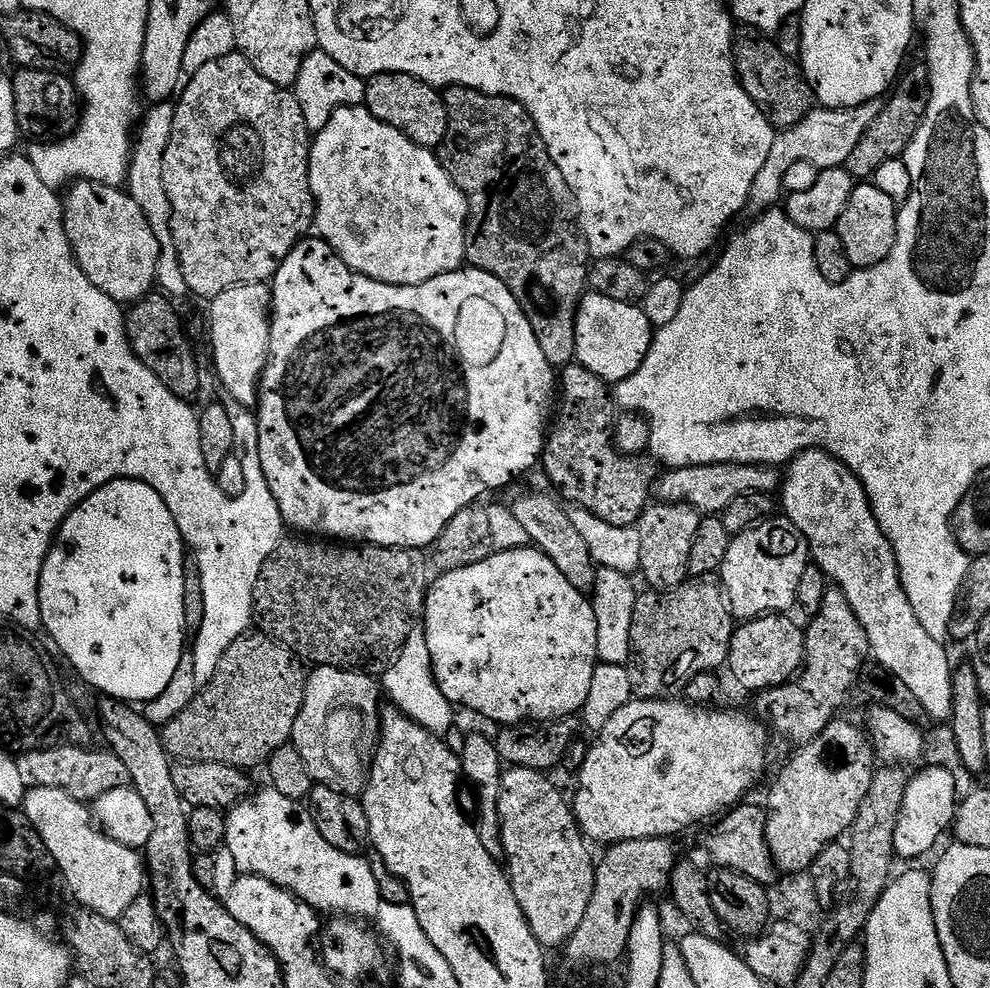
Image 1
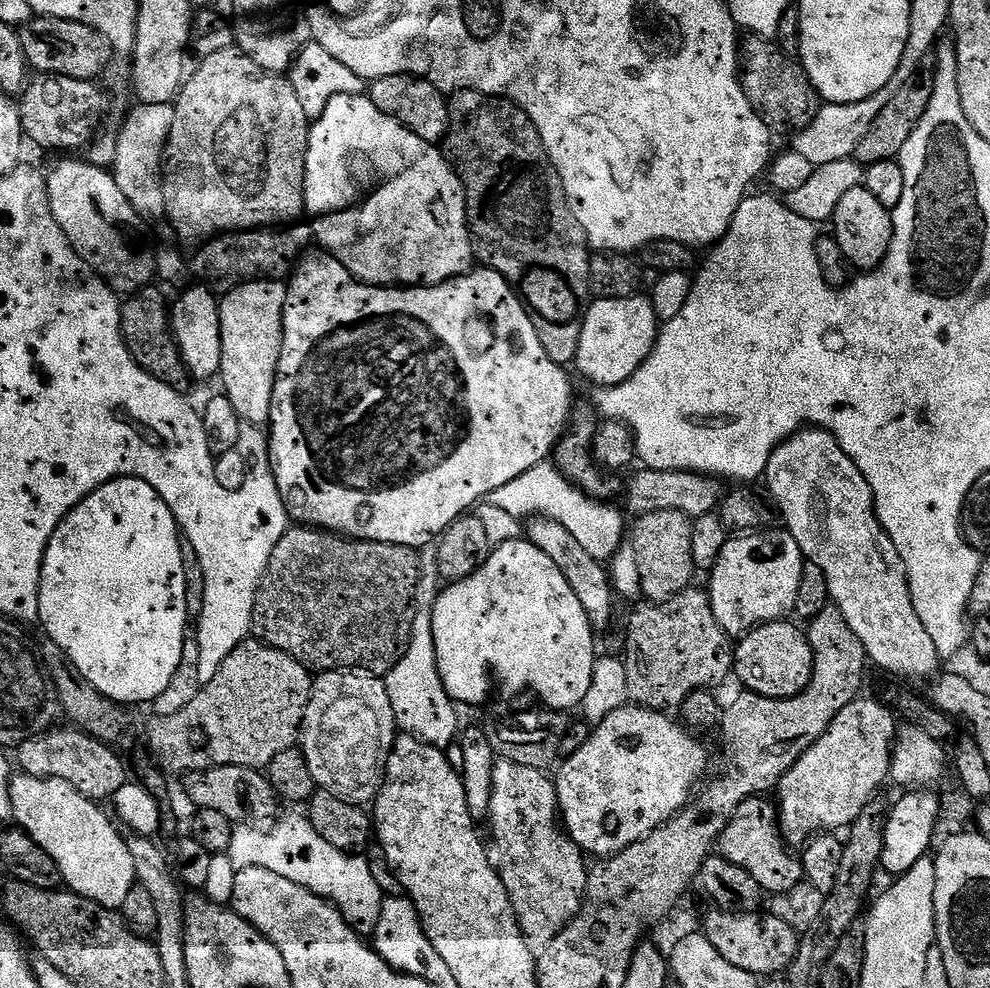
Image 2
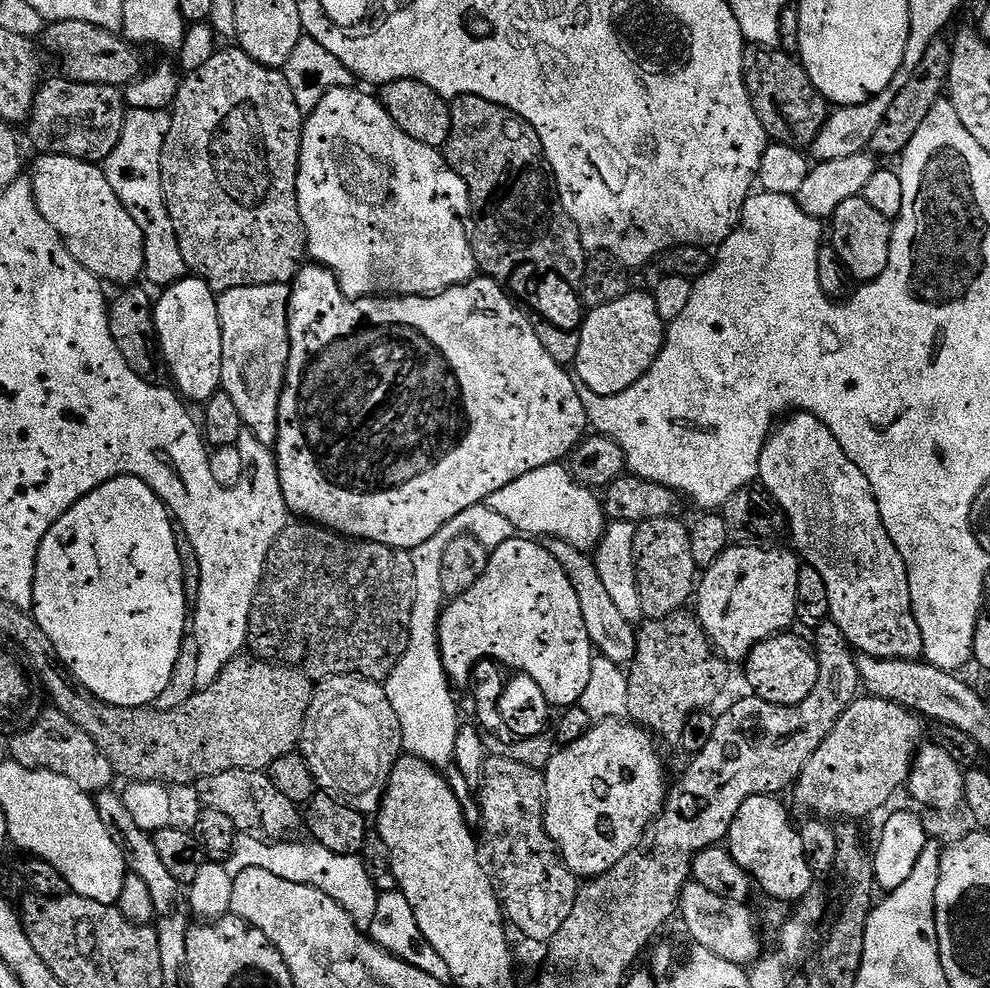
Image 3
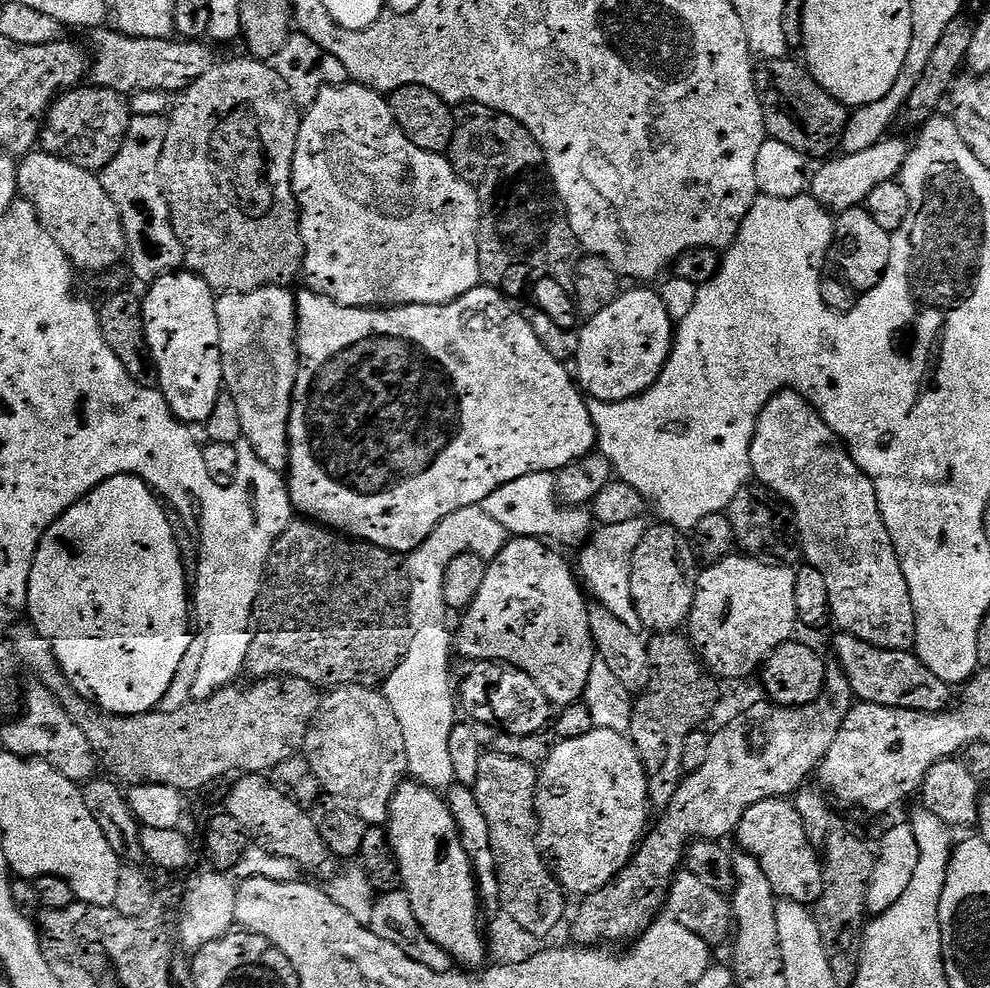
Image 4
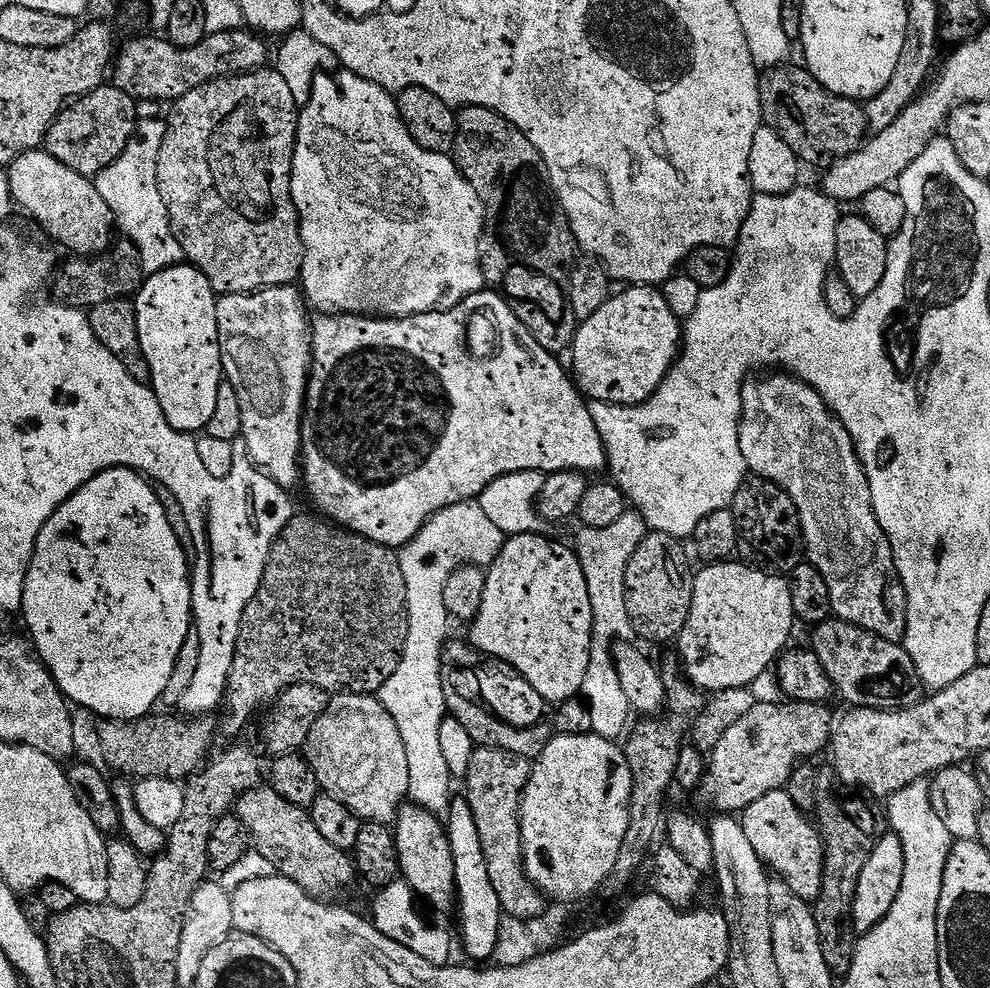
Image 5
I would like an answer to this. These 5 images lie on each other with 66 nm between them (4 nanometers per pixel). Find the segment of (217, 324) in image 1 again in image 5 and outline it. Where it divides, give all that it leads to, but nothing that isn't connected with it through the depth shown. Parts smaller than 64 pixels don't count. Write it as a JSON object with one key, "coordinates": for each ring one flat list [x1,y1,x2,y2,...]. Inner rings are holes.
{"coordinates":[[296,286,241,290,233,296,217,299,220,331,220,366,223,379,238,394,242,405,241,437,246,440,254,466,278,484,292,490,302,480,302,418,304,391,308,389,308,372,312,368,312,324,308,320,309,305]]}

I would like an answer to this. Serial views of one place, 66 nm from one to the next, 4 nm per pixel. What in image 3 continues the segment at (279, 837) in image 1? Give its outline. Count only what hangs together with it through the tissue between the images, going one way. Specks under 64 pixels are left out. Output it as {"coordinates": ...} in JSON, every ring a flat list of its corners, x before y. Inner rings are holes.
{"coordinates":[[260,842,264,844,241,843,235,849,234,866,236,872,247,868,270,870,270,874,278,874,278,878,286,878,286,882,298,882,306,886,314,886,322,890,322,894,330,894,334,902,341,904,361,930,371,929,374,922,374,910,378,910,381,893,376,891,374,882,366,870,360,856,343,856,334,854,323,848,321,844,292,844,296,842]]}

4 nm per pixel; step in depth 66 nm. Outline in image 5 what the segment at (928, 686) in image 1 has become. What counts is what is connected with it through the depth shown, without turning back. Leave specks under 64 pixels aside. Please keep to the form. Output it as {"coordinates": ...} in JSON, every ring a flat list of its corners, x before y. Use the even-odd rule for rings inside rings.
{"coordinates":[[772,374,769,376,772,377,764,381,749,379,744,387,740,389,740,406,742,409,740,414,740,449,742,450,745,469,753,477,769,480,777,484,782,490,786,490,786,494,790,494,790,498,798,506,800,525,804,531,806,556,810,563,822,574,822,578,826,578,826,586,830,586,830,602,832,603,835,619,850,622,862,630,870,630,887,640,903,641,904,631,906,630,908,599,904,593,900,575,896,573,896,563,892,557,892,547,888,541,888,536,878,522,878,514,874,514,870,482,866,478,866,470,856,453,851,434,846,430,846,426,842,426,842,422,836,417,836,413,831,412,828,408,828,403,805,380,787,374]]}

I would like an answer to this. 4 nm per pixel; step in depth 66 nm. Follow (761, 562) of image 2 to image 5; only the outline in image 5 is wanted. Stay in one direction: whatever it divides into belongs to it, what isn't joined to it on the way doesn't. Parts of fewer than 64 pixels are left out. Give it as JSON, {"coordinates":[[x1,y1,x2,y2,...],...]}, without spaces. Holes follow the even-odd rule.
{"coordinates":[[725,562,704,564,695,573,692,582,692,601,686,626,680,631,680,660,687,679,701,693,713,694,720,691,747,688,763,672,769,671,789,647,792,627,798,621,794,614,794,602,790,602,790,586,783,575,748,562]]}

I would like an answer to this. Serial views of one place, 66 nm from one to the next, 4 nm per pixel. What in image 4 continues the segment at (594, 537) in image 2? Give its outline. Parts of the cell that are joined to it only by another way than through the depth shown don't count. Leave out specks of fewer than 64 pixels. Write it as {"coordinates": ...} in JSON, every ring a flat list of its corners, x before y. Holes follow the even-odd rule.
{"coordinates":[[531,472,514,482,506,482,483,502,483,510,502,526,509,537,530,536,561,546,581,547,591,535,594,524,591,511,582,506,562,505,556,499,555,475]]}

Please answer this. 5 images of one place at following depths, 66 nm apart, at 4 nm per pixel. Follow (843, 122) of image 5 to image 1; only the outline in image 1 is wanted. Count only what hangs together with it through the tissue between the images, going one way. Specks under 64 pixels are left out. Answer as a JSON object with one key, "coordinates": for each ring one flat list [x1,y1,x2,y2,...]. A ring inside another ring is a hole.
{"coordinates":[[740,26,735,29,732,37,732,58,736,62,736,75,740,77,740,84,750,94,754,103,764,110,764,117,769,120,772,127,777,130,793,128,814,107,814,93,804,76,804,70,797,61,786,58,779,50,775,39,769,38,765,33,754,28]]}

